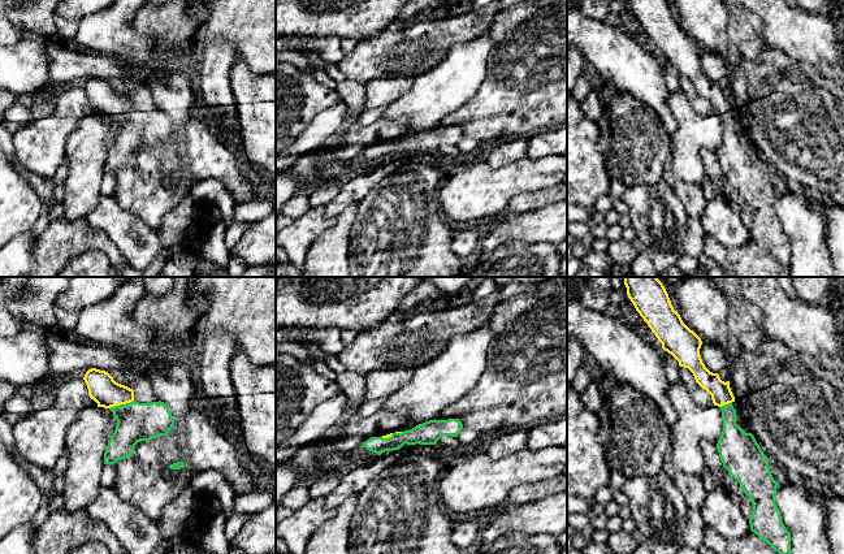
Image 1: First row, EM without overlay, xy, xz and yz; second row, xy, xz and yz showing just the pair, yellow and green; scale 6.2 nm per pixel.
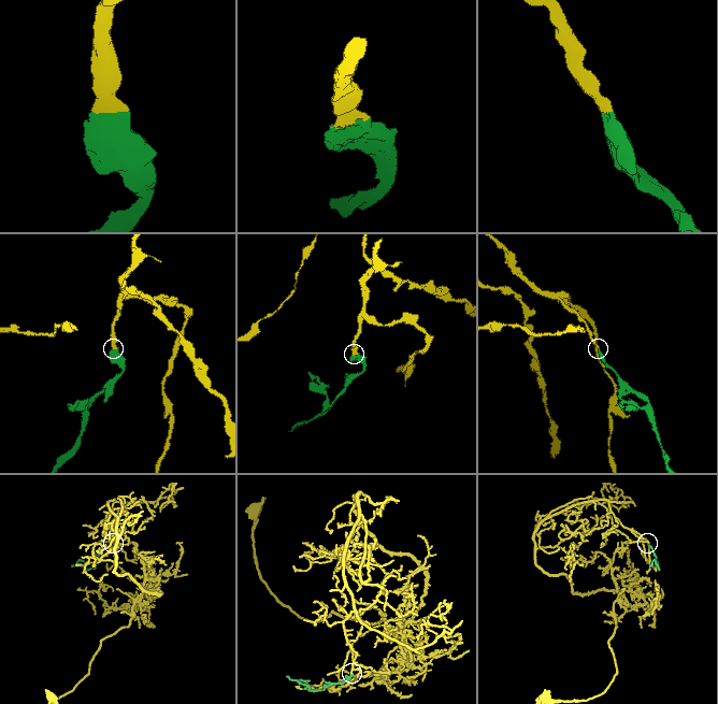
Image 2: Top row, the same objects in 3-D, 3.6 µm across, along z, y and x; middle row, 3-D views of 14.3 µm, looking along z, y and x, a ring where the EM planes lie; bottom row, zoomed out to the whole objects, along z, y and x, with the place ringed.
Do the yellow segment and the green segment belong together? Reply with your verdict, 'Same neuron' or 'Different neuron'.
Same neuron

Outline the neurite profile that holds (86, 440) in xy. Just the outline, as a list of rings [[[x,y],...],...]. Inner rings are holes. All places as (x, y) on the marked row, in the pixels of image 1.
[[[85,407],[74,414],[65,434],[68,468],[64,473],[64,511],[86,508],[100,493],[104,453],[117,420],[109,408]]]

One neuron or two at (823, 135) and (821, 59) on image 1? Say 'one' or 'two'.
two

